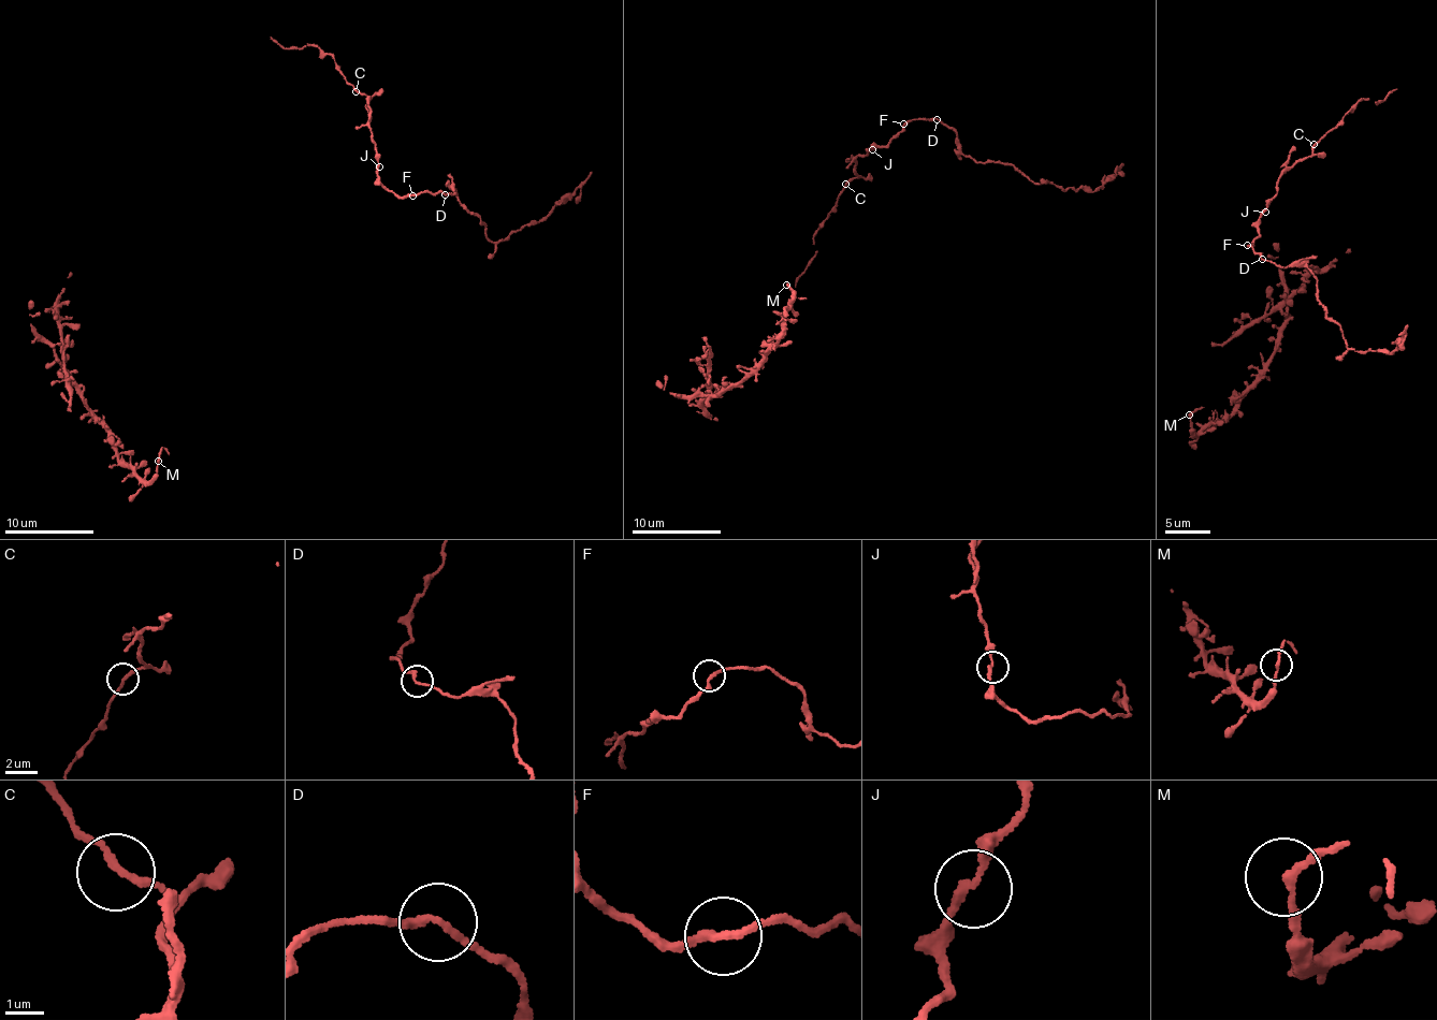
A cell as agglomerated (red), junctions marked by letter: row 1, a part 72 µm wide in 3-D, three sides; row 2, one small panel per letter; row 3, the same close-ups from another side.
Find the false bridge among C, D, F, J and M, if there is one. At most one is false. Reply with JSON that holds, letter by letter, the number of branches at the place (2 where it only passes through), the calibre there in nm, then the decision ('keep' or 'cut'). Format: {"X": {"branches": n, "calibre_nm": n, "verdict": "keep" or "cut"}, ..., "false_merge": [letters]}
{"C": {"branches": 2, "calibre_nm": 170, "verdict": "keep"}, "D": {"branches": 2, "calibre_nm": 170, "verdict": "keep"}, "F": {"branches": 2, "calibre_nm": 190, "verdict": "keep"}, "J": {"branches": 2, "calibre_nm": 200, "verdict": "keep"}, "M": {"branches": 2, "calibre_nm": 170, "verdict": "keep"}, "false_merge": []}

